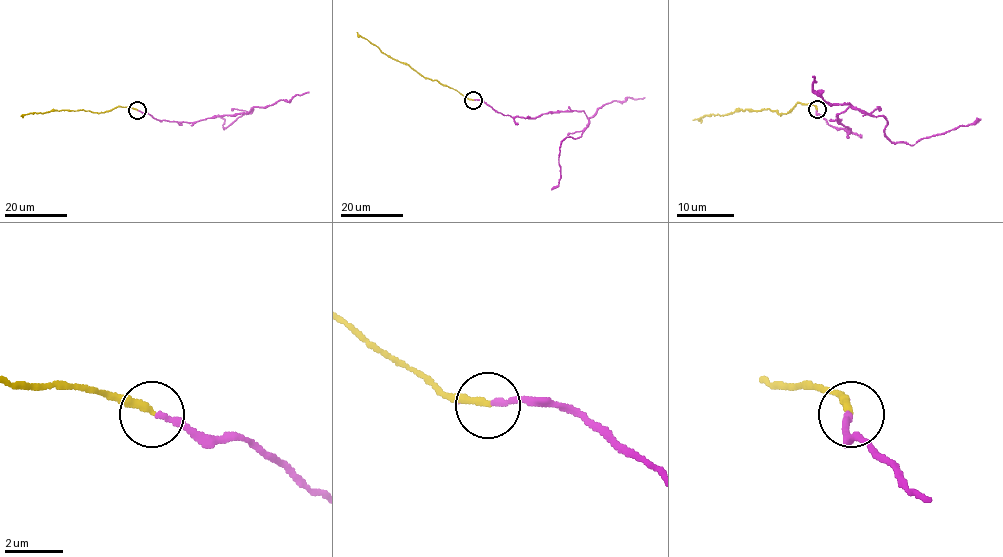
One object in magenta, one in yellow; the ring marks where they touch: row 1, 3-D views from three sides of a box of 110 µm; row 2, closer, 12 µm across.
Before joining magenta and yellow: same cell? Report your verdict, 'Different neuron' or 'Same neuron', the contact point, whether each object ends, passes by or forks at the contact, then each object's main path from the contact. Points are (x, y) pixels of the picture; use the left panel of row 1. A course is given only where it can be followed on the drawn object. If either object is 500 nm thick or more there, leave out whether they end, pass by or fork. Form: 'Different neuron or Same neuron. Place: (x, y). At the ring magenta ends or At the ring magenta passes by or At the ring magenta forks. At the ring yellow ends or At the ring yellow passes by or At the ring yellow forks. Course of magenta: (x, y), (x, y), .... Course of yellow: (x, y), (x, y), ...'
Same neuron. Place: (137, 110). At the ring magenta ends. At the ring yellow ends. Course of magenta: (137, 110), (154, 118), (187, 122), (252, 110), (223, 129), (224, 119), (215, 115). Course of yellow: (137, 110), (120, 106), (99, 113), (52, 111), (20, 116)

